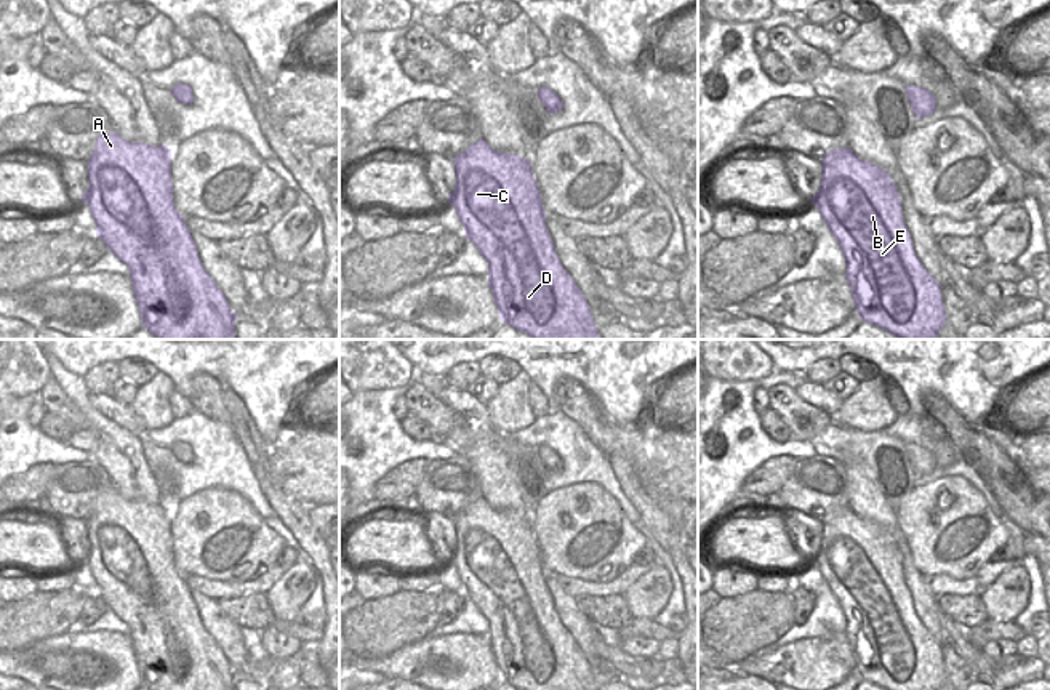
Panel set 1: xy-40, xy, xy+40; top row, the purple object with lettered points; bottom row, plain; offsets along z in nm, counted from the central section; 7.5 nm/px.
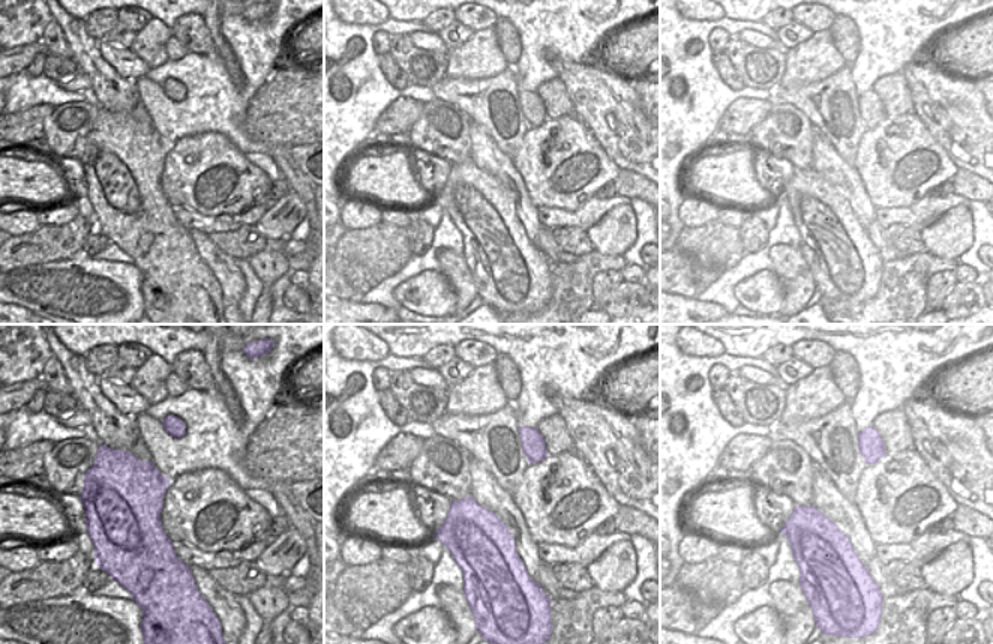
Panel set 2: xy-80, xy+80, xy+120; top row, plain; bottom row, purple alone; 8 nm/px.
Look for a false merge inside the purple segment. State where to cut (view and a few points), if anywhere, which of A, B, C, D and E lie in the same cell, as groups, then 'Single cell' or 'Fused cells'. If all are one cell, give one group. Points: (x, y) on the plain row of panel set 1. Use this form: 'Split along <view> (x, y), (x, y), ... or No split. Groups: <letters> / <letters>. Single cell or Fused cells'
No split. Groups: A B C D E. Single cell

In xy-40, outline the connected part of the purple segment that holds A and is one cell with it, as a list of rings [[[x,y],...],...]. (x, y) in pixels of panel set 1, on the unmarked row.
[[[117,490],[102,491],[94,499],[94,509],[86,525],[90,546],[83,551],[82,560],[90,565],[96,581],[96,594],[130,628],[142,685],[147,690],[235,690],[237,674],[203,628],[192,591],[187,588],[184,575],[174,567],[171,507],[163,503],[131,501]]]

